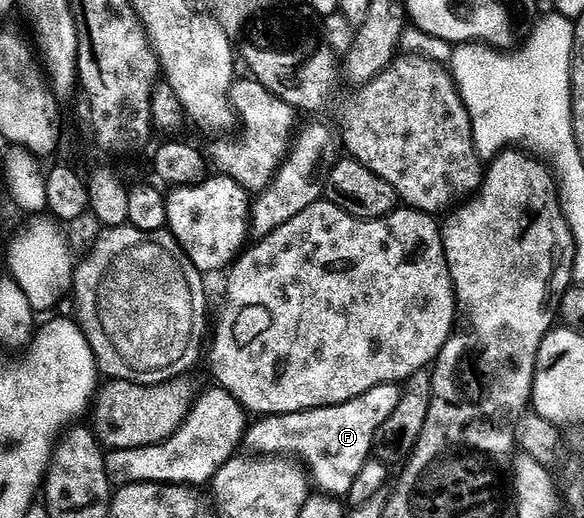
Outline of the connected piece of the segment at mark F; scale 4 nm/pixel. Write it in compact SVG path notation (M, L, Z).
M383 384L341 404L294 414L265 416L247 429L246 448L248 446L250 451L257 452L255 455L260 458L297 456L304 460L303 467L311 483L315 487L317 484L321 493L333 498L347 497L348 491L354 486L354 478L358 478L362 466L373 455L376 431L382 422L386 422L386 418L390 418L394 406L398 406L401 391L400 384Z

